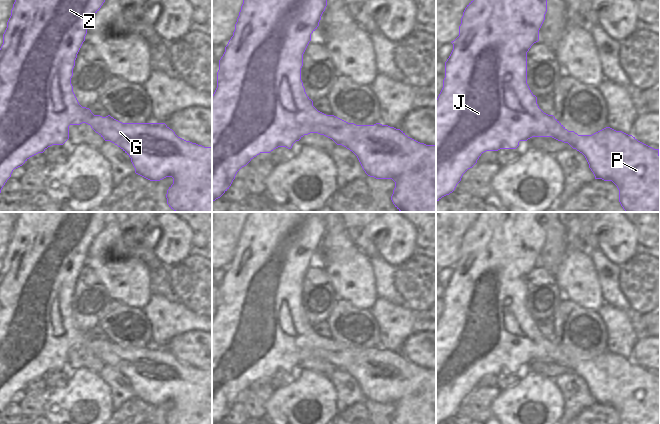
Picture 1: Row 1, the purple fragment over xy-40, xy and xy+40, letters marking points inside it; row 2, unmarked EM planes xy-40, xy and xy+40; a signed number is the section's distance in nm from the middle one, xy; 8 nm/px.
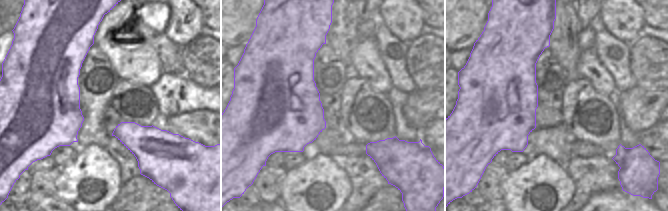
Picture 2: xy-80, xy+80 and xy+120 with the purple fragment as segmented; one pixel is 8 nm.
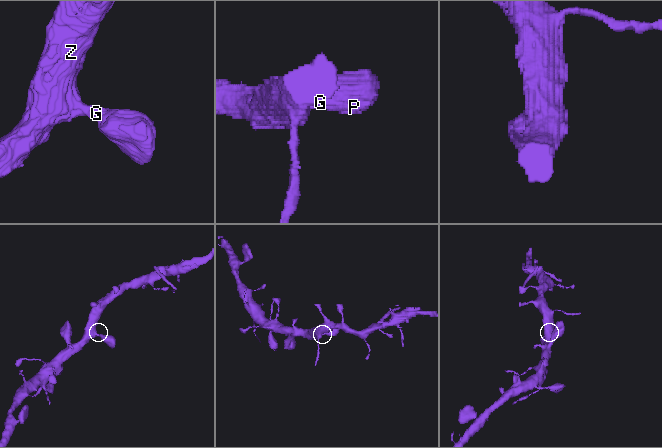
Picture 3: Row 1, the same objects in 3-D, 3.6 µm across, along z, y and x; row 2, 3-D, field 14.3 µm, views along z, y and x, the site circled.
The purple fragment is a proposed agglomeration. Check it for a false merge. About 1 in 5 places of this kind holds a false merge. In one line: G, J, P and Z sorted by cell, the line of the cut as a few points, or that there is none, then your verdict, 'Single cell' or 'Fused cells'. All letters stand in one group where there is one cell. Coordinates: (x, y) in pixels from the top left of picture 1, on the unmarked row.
Groups: G J P Z. No split. Single cell

